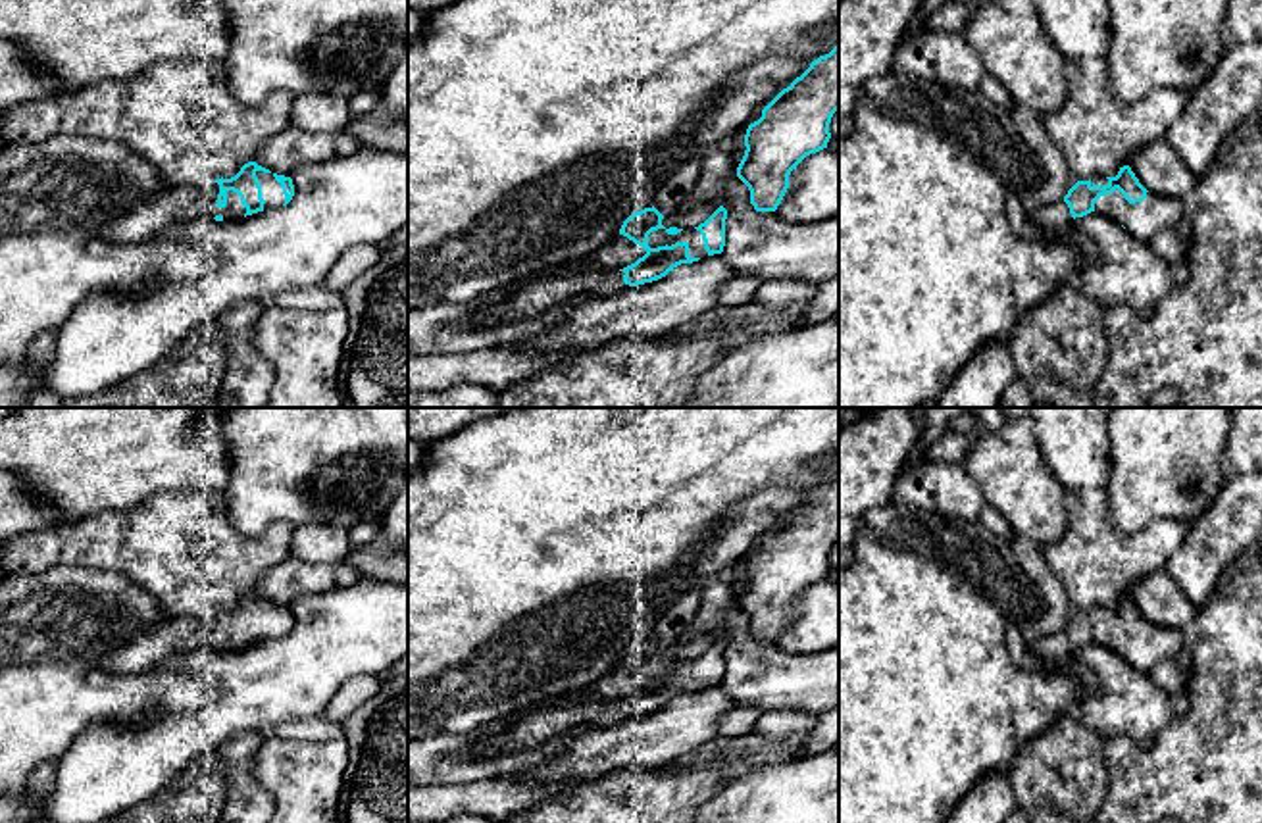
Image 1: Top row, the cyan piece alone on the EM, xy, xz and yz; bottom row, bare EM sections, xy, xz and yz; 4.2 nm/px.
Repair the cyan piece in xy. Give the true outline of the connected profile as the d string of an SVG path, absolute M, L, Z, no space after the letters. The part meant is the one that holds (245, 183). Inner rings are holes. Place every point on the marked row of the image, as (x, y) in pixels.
M248 162L231 179L221 177L202 187L169 187L110 221L102 235L117 244L139 244L169 225L240 219L287 206L292 196L290 177Z

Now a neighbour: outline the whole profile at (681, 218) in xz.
M702 202L691 210L679 206L673 213L664 215L662 225L666 229L669 227L694 229L700 223L704 223L719 206L721 206L719 202Z

